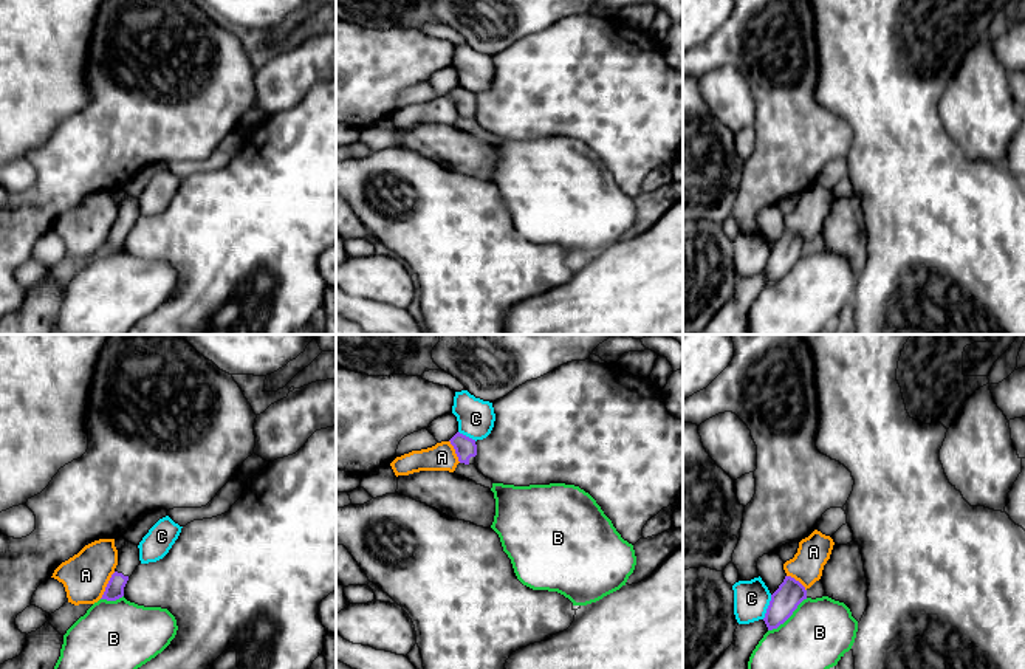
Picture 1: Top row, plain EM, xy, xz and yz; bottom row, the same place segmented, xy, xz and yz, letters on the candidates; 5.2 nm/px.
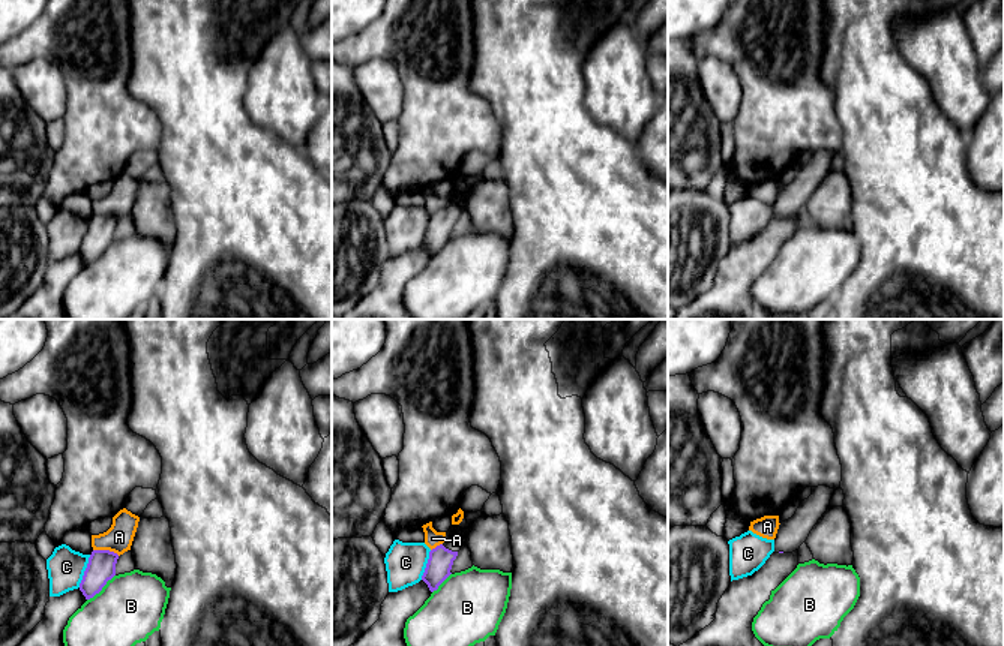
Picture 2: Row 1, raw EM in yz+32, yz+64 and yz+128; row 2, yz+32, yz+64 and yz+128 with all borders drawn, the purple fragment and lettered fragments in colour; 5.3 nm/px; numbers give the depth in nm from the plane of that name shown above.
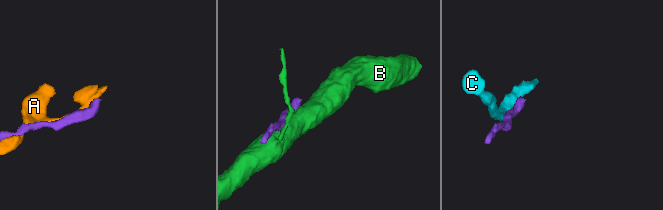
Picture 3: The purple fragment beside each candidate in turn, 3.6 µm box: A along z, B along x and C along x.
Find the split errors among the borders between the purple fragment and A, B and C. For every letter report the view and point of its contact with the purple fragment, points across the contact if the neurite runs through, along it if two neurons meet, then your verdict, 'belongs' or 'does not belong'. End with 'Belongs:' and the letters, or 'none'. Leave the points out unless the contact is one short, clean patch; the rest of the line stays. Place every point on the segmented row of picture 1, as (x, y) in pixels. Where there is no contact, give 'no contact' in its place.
A: contact xy (107, 586); does not belong
B: contact yz (788, 617); does not belong
C: contact yz (768, 607); does not belong
Belongs: none

